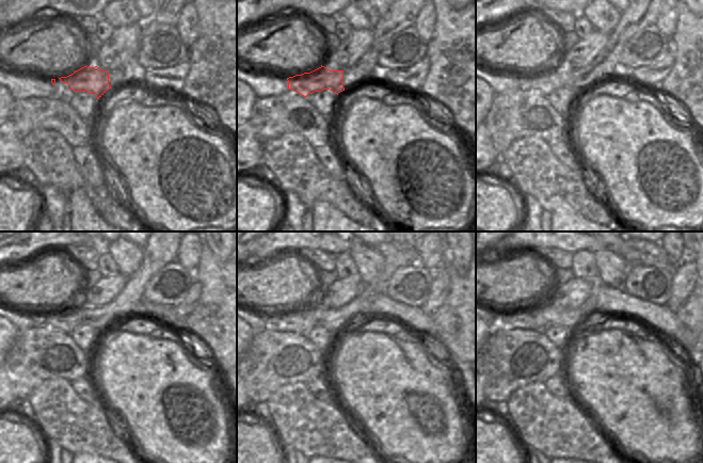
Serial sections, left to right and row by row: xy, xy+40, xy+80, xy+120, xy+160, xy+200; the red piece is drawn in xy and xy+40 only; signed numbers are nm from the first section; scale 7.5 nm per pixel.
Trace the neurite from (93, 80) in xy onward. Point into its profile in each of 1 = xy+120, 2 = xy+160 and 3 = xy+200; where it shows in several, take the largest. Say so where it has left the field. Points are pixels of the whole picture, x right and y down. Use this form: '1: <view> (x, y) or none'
1: xy+120 (68, 320)
2: xy+160 (305, 317)
3: xy+200 (542, 318)

